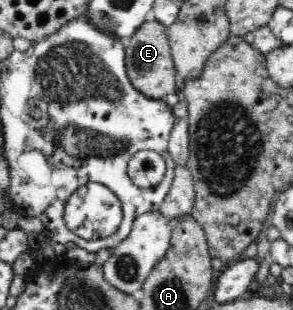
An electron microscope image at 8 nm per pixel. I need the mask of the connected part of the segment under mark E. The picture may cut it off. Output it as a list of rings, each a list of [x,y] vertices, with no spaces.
[[[145,21],[126,40],[125,68],[131,84],[148,99],[164,99],[176,93],[174,74],[177,72],[171,56],[167,38],[167,28],[154,21]]]

